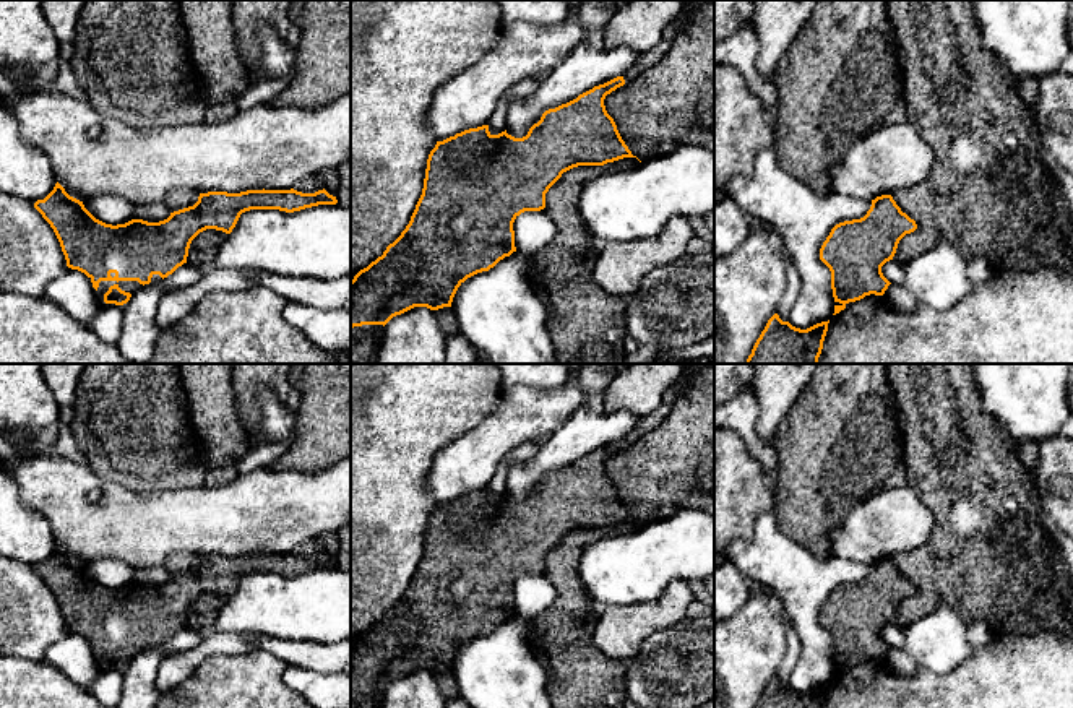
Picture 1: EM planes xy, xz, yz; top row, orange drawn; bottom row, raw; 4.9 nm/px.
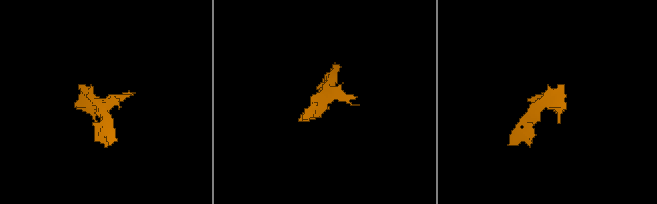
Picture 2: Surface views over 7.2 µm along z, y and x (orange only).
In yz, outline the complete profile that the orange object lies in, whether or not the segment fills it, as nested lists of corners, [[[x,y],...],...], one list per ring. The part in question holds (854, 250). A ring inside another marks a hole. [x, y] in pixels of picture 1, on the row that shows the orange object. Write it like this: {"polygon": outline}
{"polygon": [[[891,195],[872,200],[860,219],[836,224],[820,248],[820,260],[831,271],[834,313],[849,302],[875,294],[883,296],[891,284],[881,266],[893,260],[899,240],[917,229]]]}

